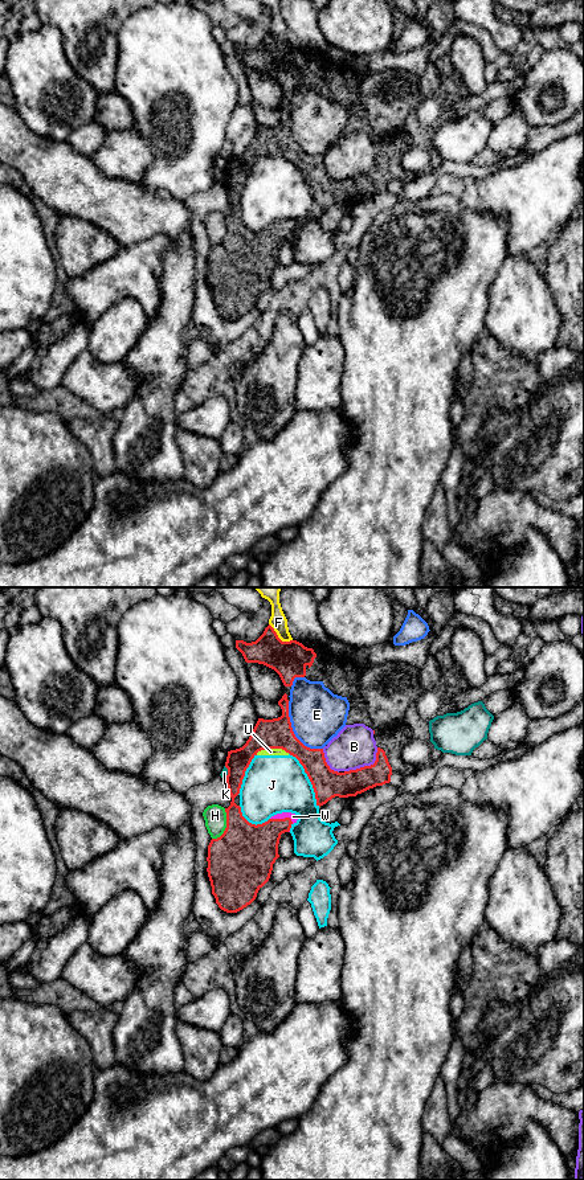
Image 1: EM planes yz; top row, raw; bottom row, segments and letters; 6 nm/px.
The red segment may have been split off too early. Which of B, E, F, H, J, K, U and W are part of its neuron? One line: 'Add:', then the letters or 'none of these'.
Add: W

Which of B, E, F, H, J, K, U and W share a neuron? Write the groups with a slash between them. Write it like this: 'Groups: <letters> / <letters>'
Groups: B / E / F / H / J U / K / W

